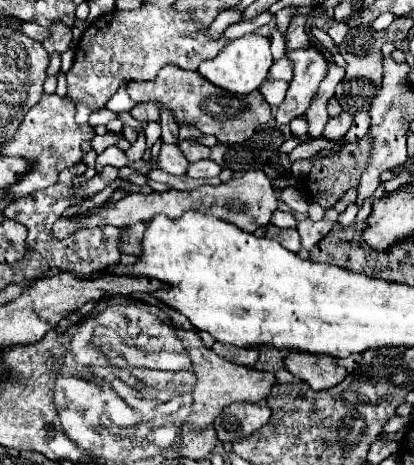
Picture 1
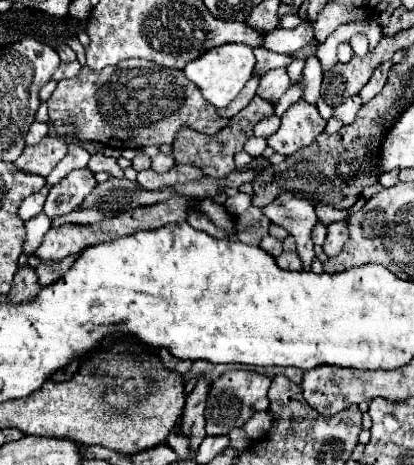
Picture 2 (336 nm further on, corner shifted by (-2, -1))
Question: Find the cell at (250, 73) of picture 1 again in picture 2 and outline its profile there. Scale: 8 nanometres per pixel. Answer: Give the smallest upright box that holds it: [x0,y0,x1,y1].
[184,44,256,108]

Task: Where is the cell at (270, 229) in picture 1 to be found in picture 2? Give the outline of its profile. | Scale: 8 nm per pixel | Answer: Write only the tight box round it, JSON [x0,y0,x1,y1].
[260,236,282,256]

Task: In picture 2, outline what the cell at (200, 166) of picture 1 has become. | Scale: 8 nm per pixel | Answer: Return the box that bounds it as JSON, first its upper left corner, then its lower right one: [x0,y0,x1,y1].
[152,154,176,172]

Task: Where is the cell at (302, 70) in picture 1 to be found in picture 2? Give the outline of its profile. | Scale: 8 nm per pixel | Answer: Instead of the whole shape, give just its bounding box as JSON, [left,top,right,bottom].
[268,100,326,156]

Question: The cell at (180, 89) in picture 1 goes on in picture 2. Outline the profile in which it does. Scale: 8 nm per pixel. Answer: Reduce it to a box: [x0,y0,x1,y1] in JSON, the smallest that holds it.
[48,60,230,150]

